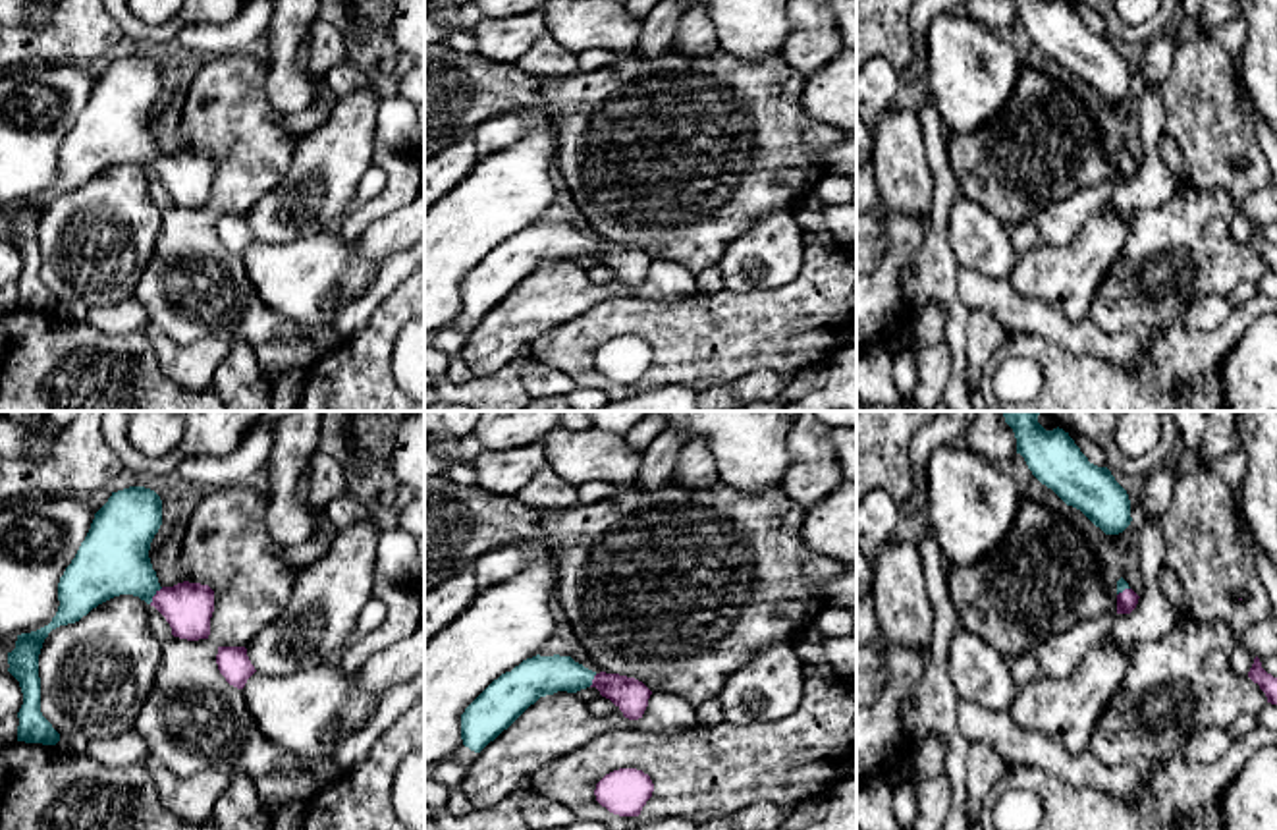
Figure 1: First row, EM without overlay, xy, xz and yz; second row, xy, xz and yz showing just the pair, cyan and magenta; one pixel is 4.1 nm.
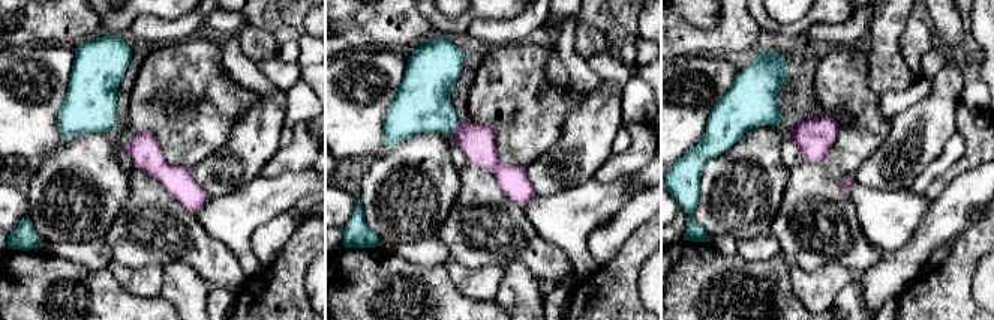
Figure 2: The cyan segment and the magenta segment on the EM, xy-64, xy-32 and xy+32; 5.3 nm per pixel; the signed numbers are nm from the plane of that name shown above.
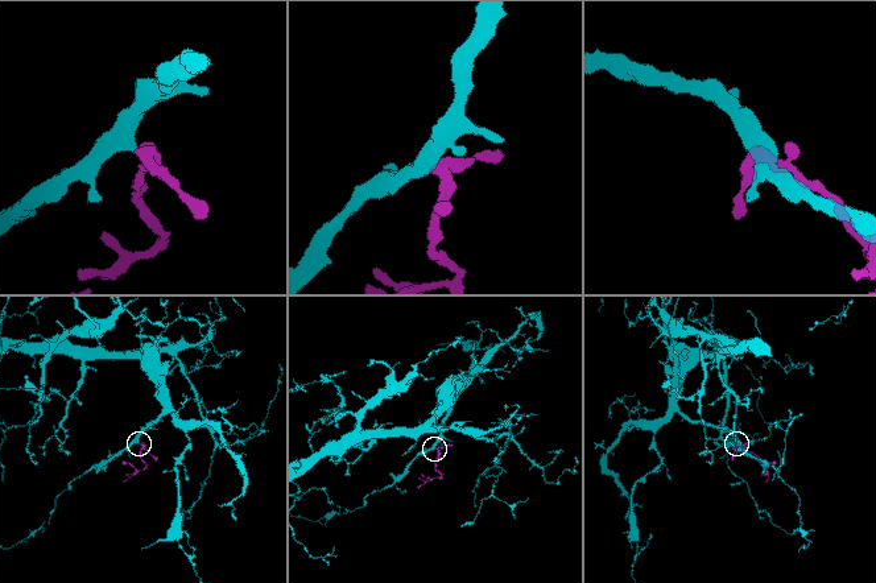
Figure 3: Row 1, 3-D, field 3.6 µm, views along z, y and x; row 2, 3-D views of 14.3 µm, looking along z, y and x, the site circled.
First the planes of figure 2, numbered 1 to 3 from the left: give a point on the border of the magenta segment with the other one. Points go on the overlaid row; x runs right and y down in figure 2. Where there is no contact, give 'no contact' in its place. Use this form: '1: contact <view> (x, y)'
1: no contact
2: contact xy-32 (455, 128)
3: no contact

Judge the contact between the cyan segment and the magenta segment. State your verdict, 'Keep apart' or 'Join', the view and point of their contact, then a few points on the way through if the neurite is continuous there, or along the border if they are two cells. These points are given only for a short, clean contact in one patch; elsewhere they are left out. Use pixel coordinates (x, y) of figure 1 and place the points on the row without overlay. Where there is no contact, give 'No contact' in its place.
Join. Touches cyan at xy (155, 161). Path across: xy (112, 128), (155, 161), (188, 174)

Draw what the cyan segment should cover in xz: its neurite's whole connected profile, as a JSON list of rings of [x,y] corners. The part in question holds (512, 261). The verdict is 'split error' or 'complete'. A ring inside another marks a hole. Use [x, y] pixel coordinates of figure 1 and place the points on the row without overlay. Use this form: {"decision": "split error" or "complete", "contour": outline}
{"decision": "split error", "contour": [[[532,224],[494,247],[461,282],[463,313],[480,320],[540,264],[596,255],[625,286],[642,286],[652,259],[638,247],[592,239],[571,224]]]}

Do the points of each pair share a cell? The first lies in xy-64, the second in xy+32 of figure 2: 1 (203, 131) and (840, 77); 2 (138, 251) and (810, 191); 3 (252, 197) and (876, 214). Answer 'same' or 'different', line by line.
1: same
2: same
3: same

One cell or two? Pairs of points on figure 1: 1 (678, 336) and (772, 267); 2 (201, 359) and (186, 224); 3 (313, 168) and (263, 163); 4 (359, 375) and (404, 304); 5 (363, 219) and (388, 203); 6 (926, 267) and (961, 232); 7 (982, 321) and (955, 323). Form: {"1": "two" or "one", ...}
{"1": "two", "2": "two", "3": "two", "4": "one", "5": "one", "6": "two", "7": "two"}

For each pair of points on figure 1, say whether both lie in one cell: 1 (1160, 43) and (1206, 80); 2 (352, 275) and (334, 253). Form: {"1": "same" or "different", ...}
{"1": "different", "2": "different"}

